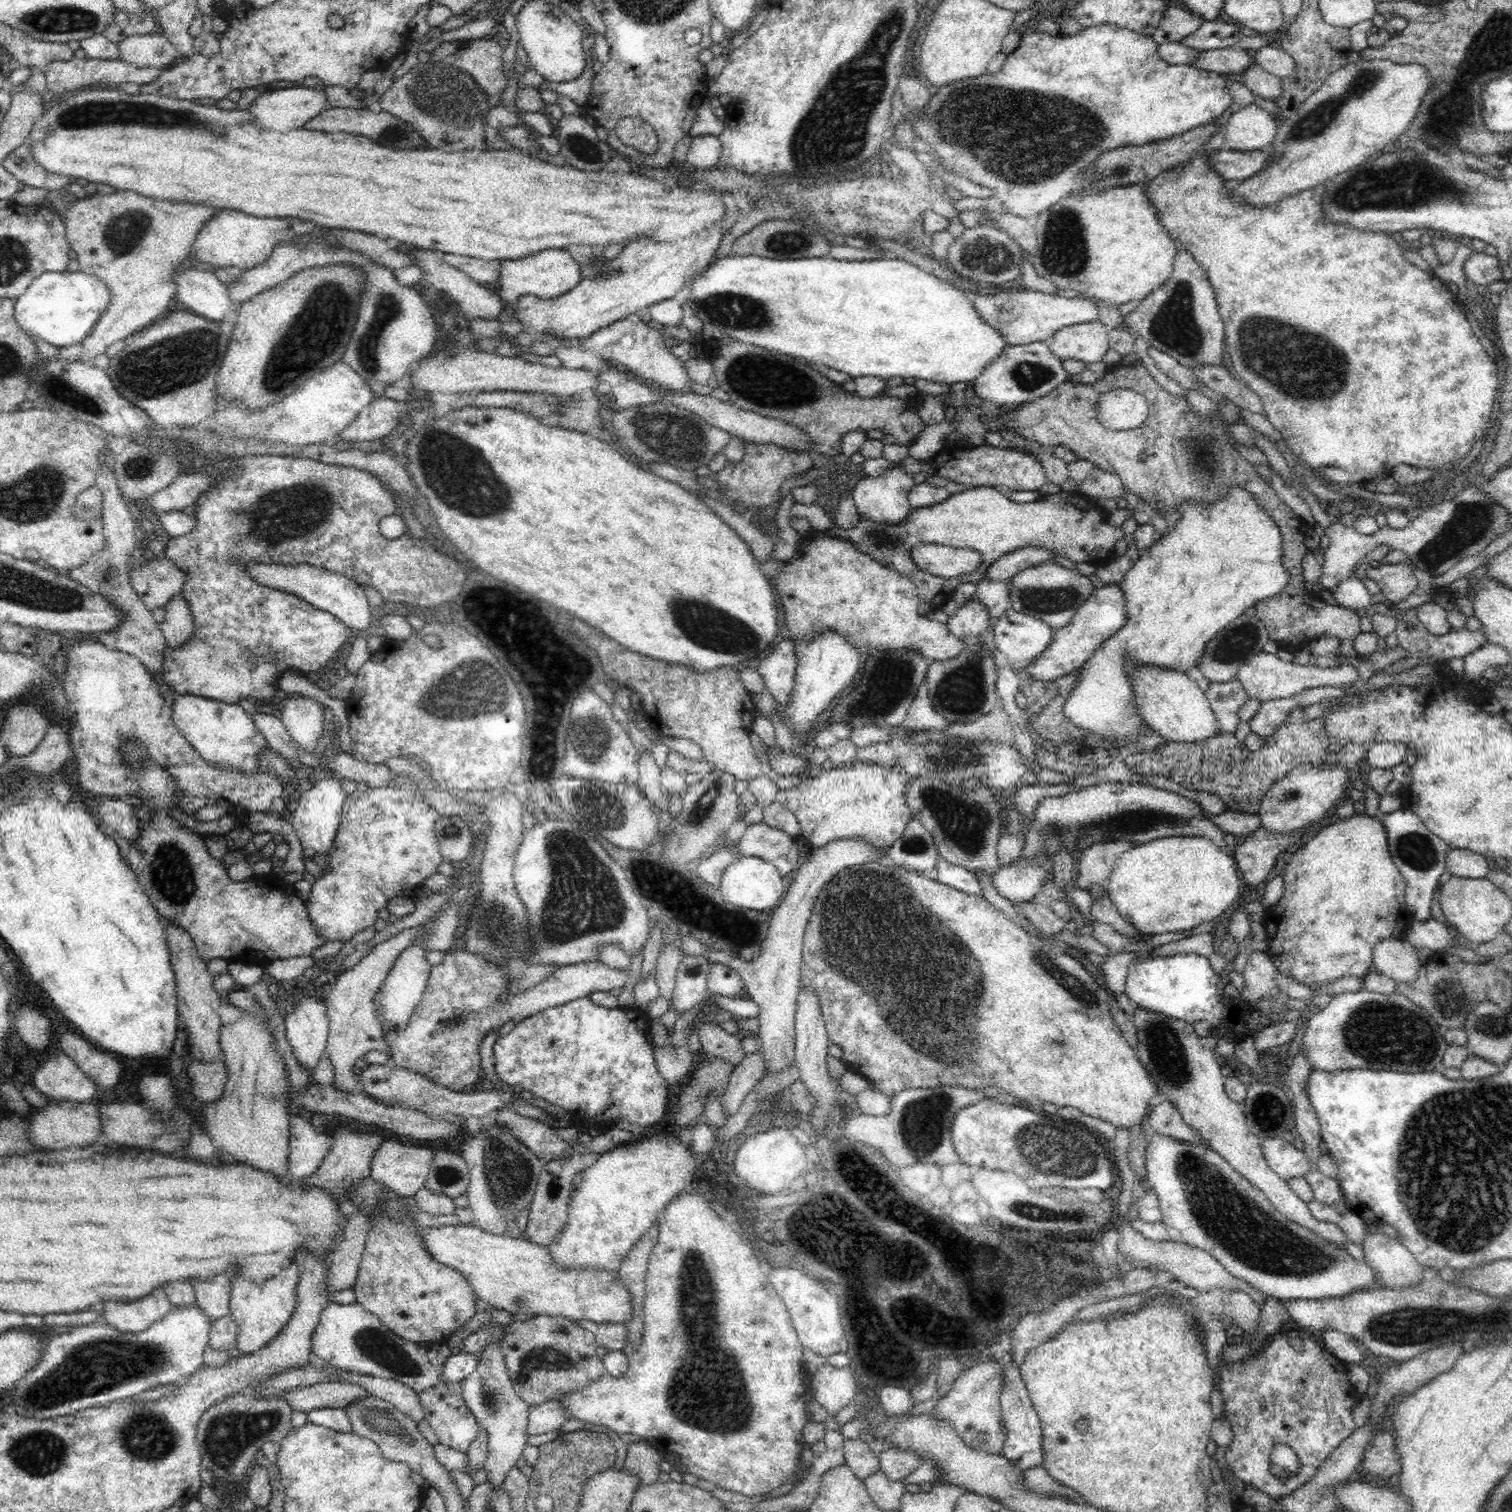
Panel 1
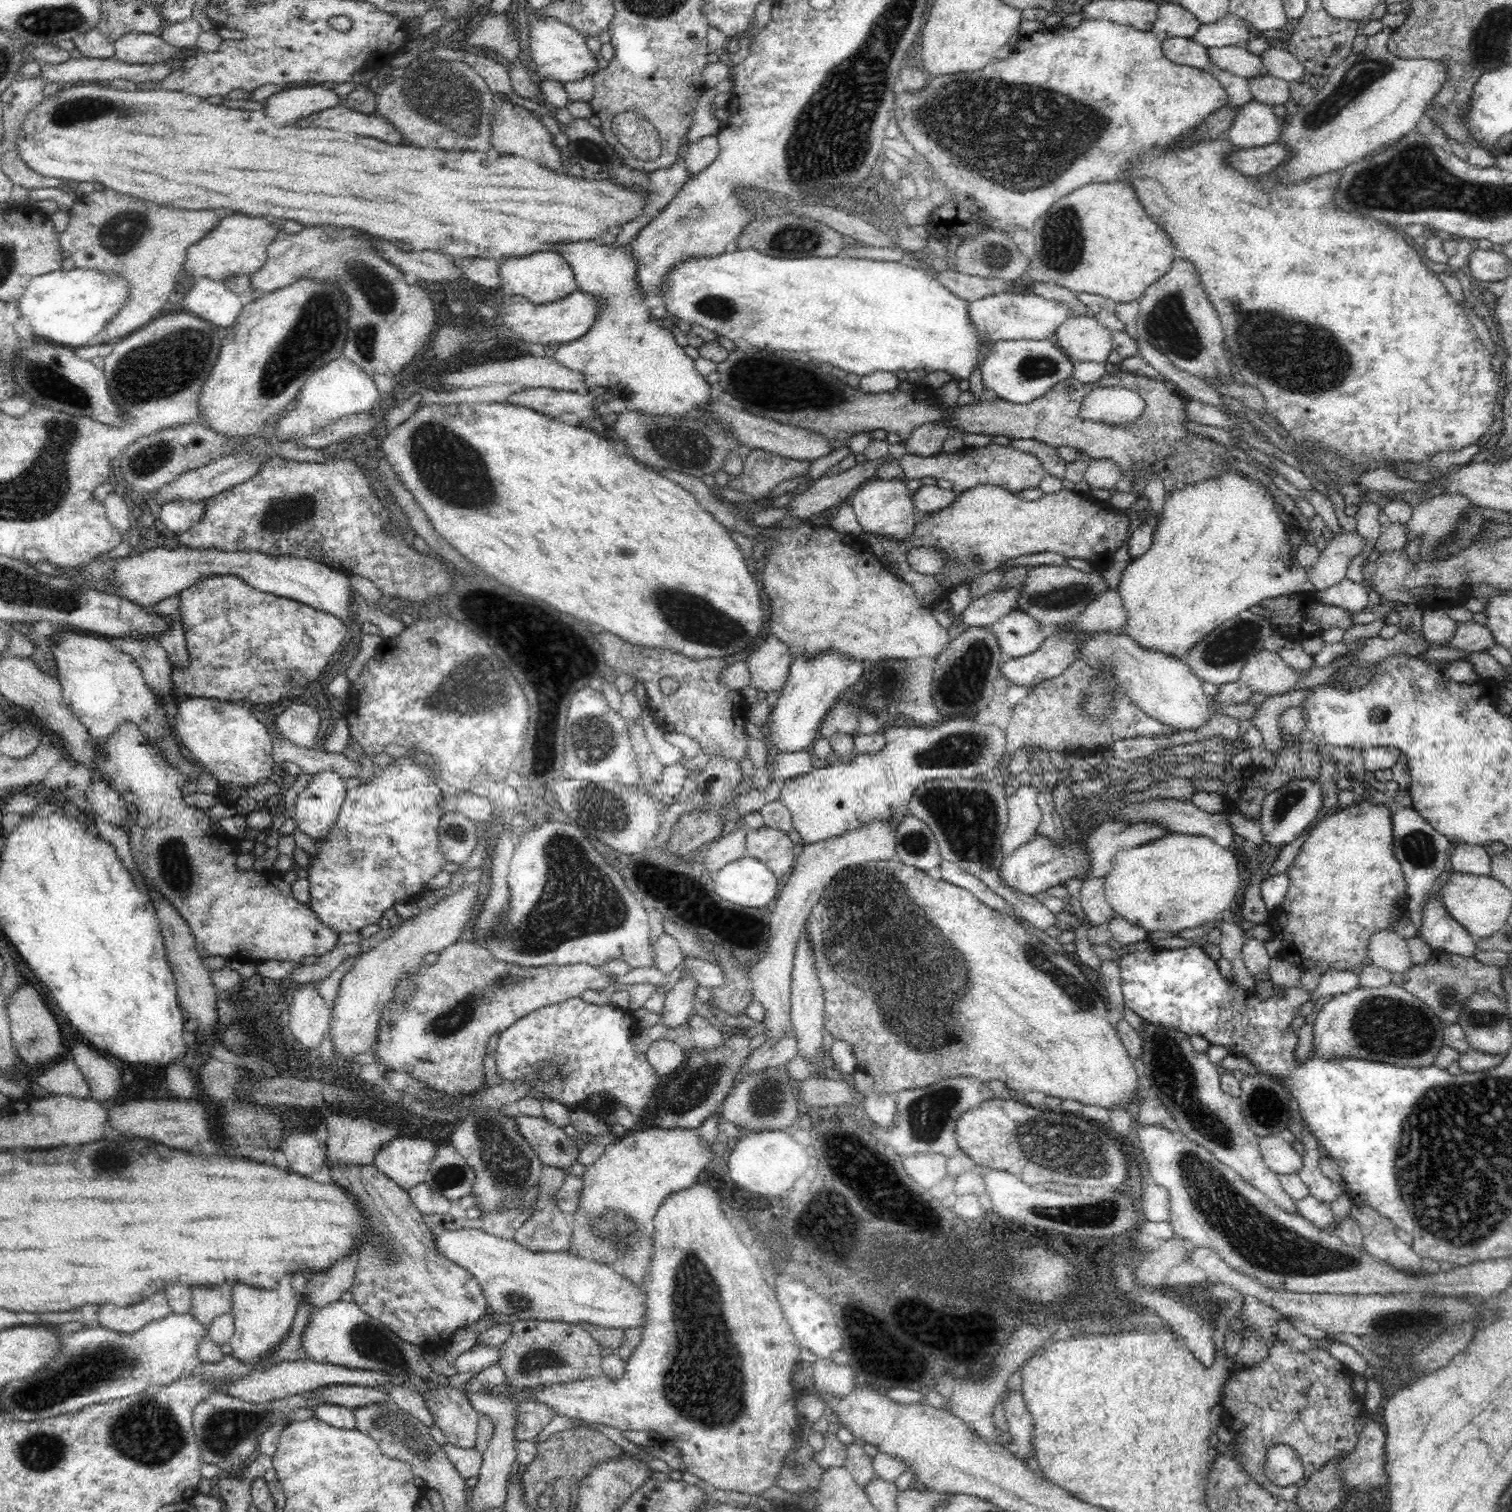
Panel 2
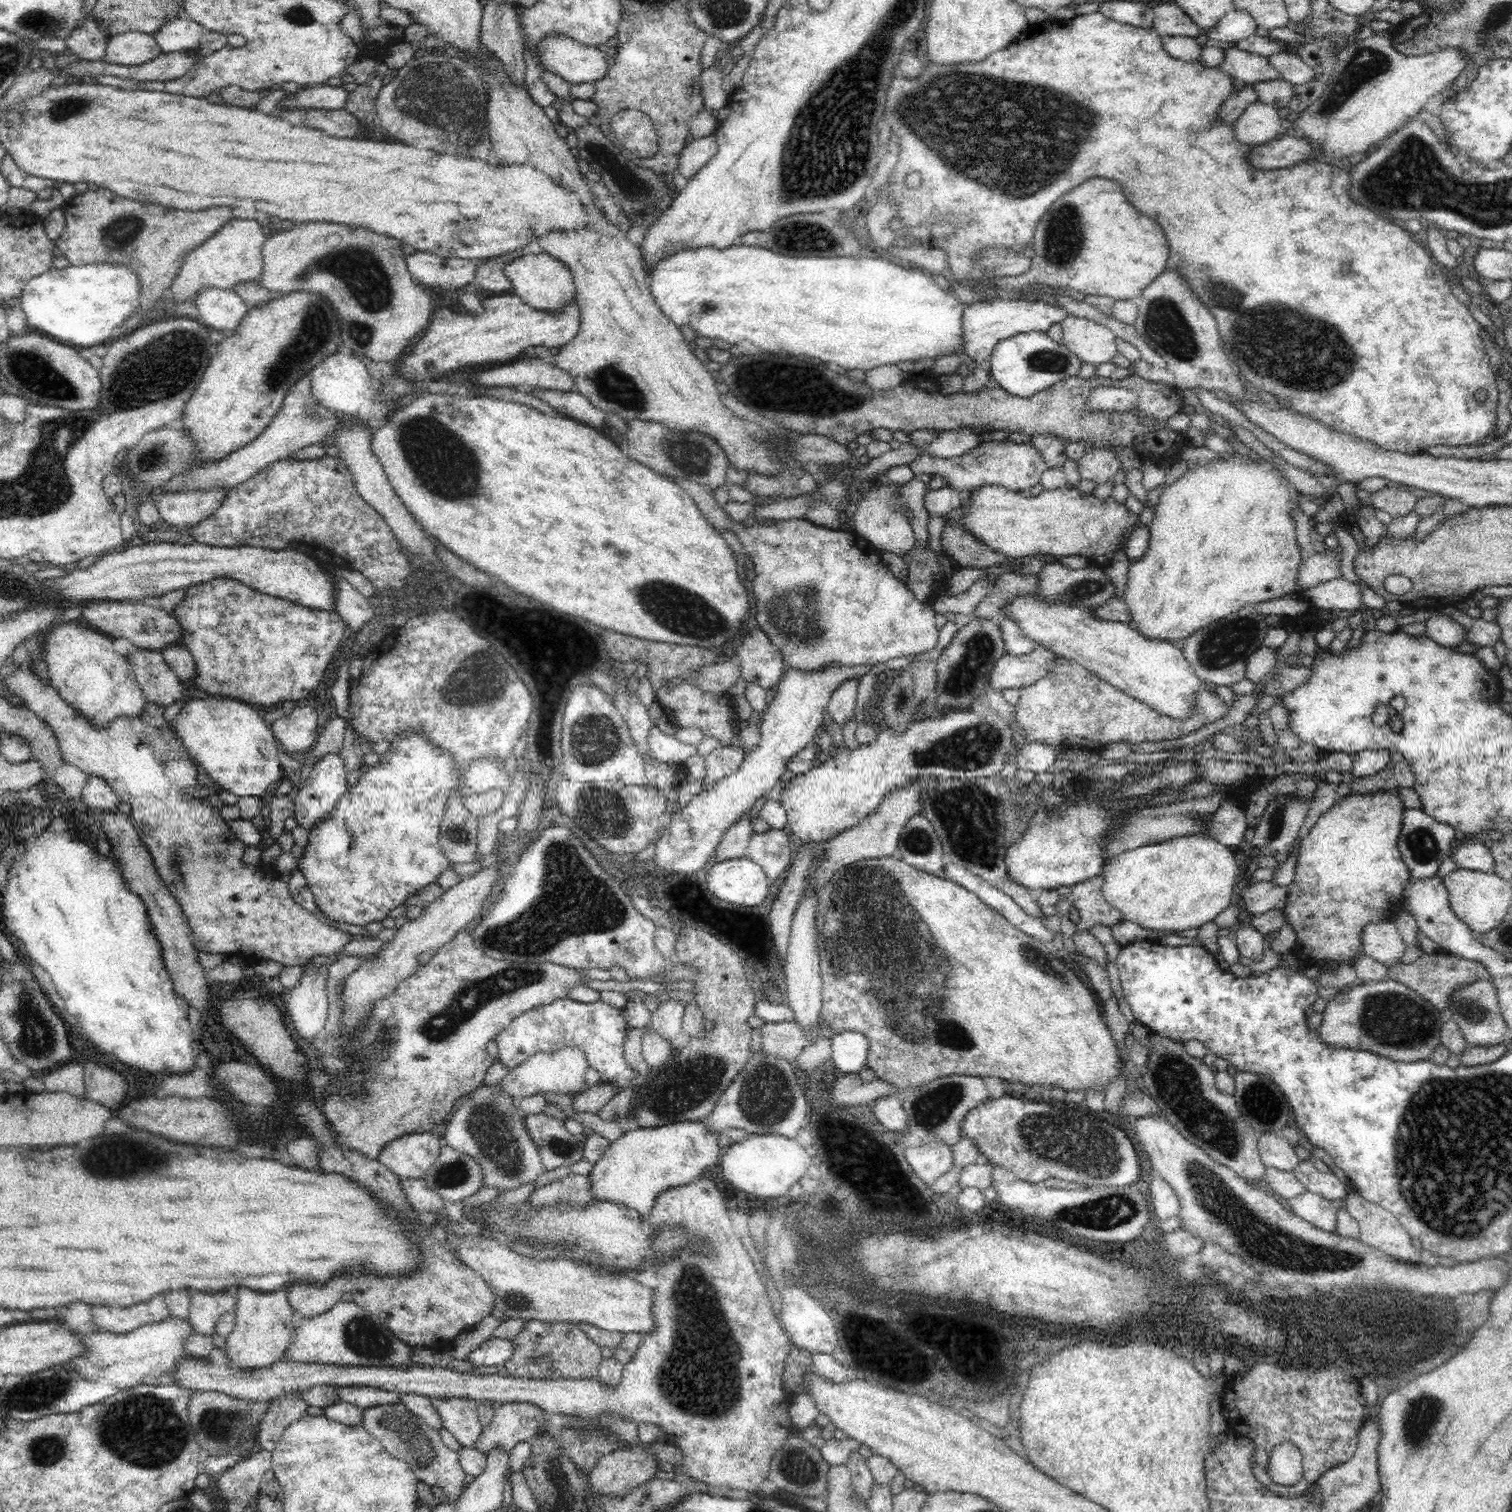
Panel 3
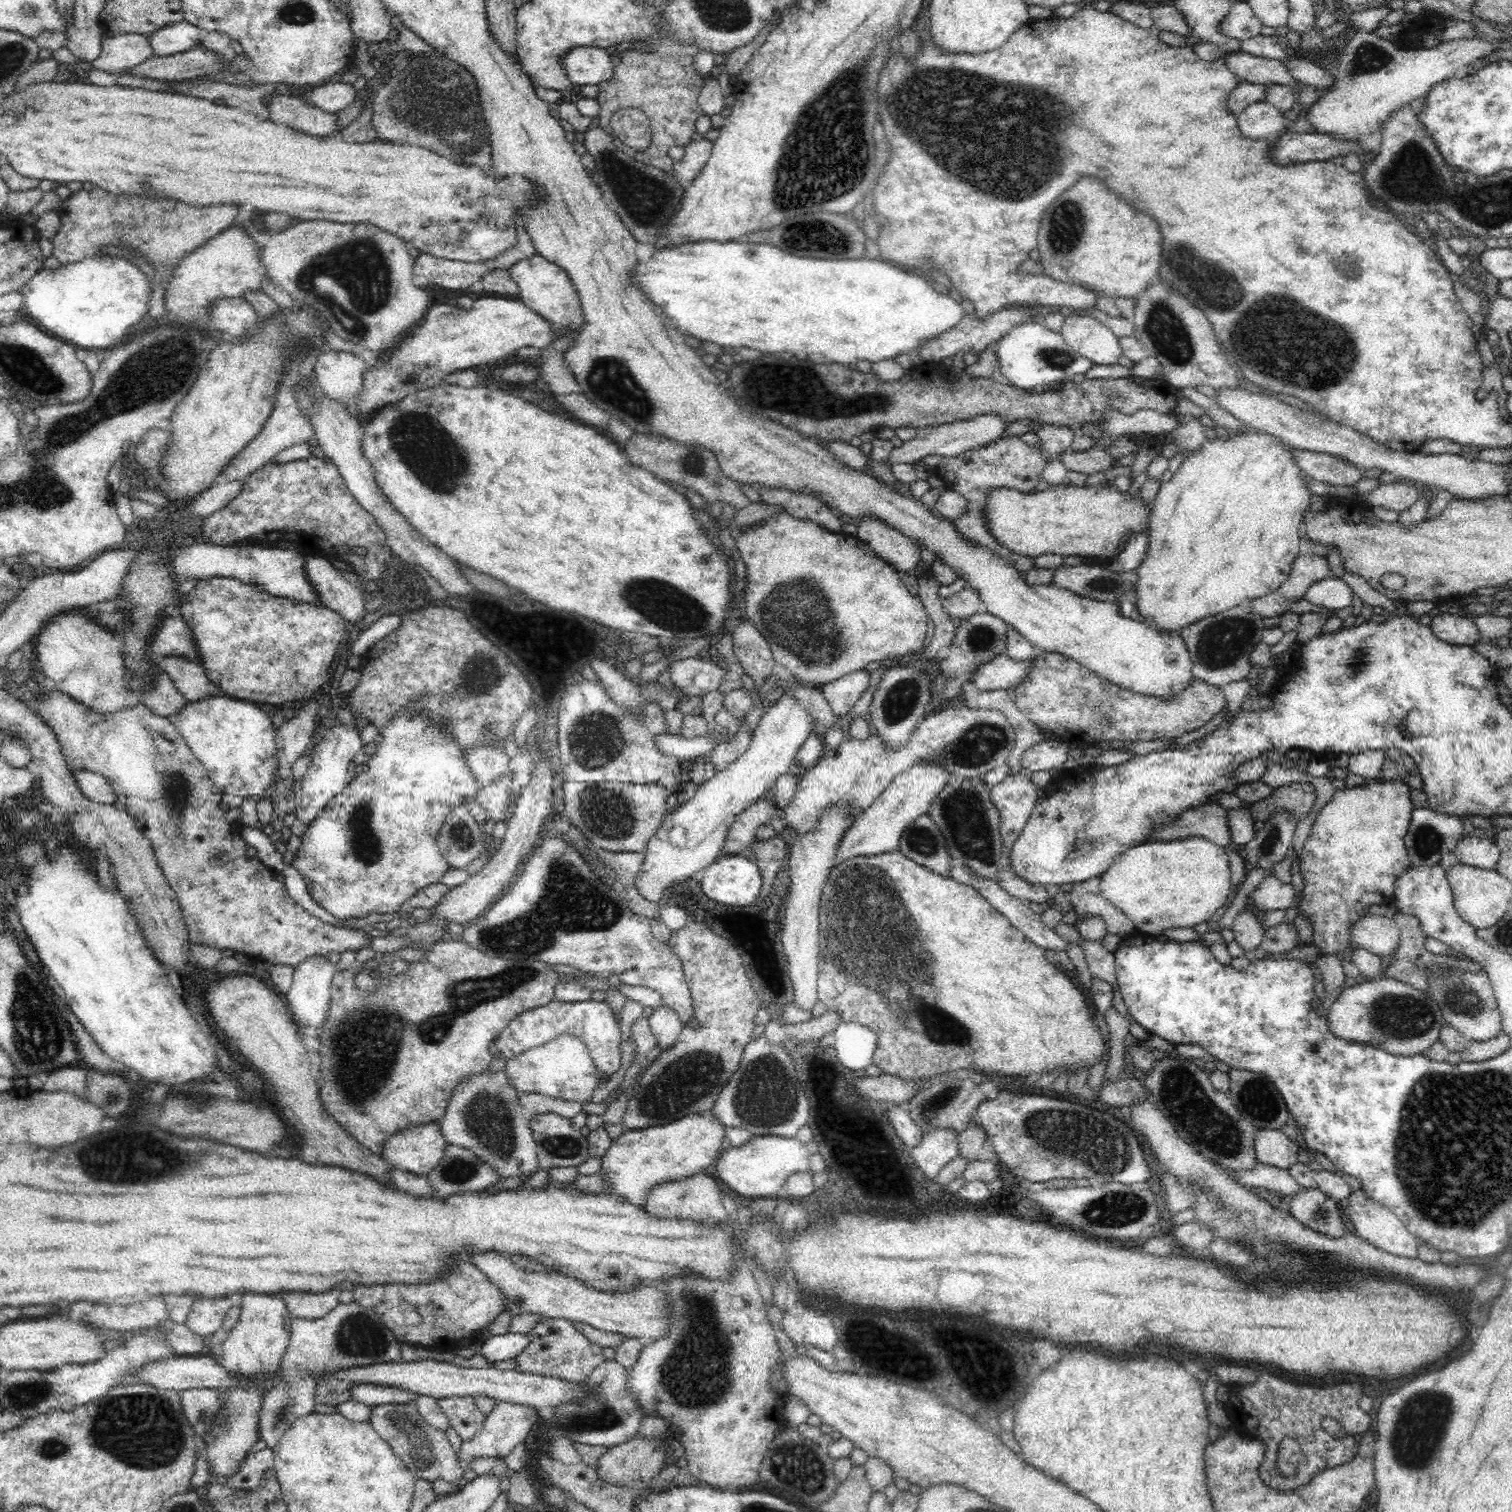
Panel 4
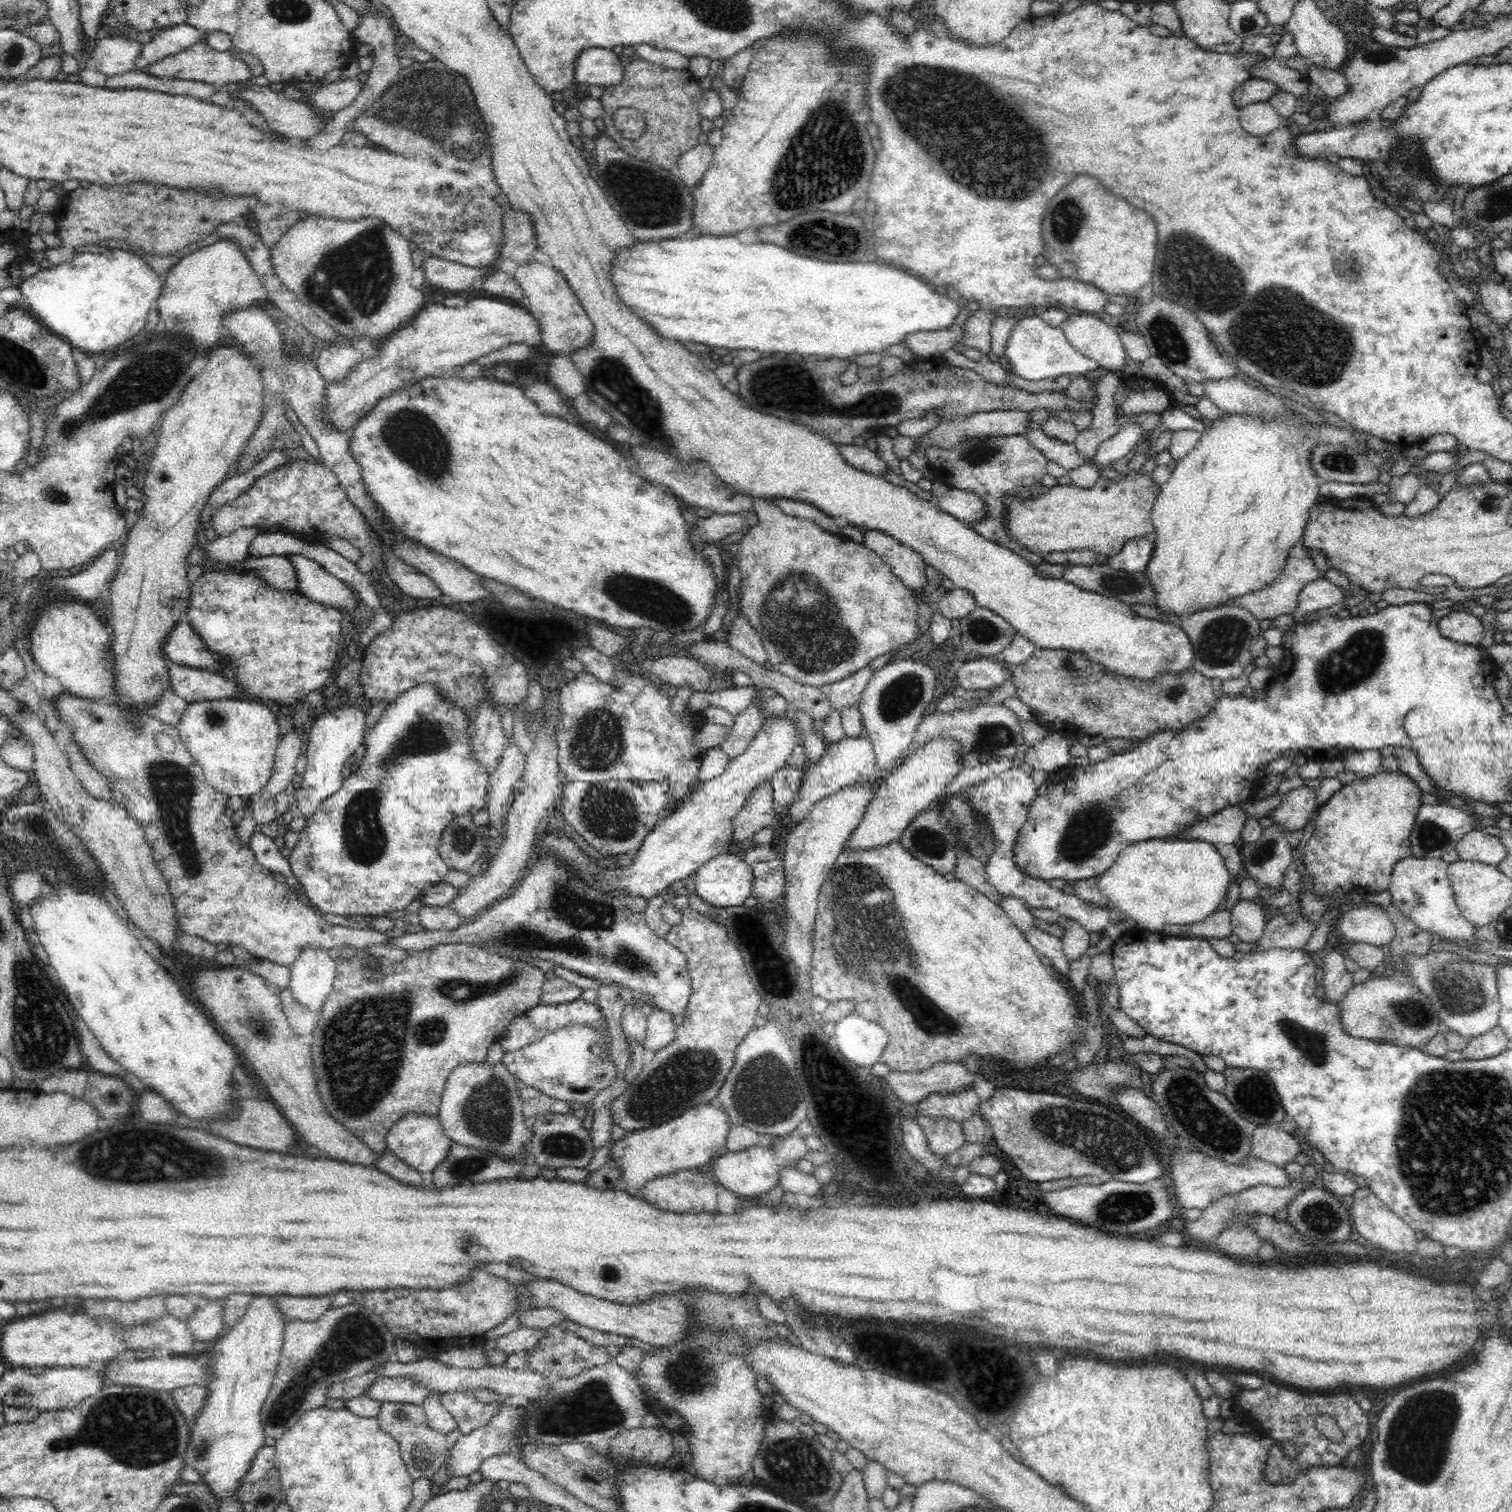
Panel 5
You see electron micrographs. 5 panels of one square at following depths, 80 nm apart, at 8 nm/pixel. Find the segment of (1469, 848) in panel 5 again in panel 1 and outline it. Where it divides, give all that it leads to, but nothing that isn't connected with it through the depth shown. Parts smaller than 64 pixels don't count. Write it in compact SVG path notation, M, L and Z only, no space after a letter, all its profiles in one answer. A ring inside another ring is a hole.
M1450 849L1446 855L1446 872L1451 877L1478 880L1487 878L1489 869L1487 860L1474 852L1460 849Z

